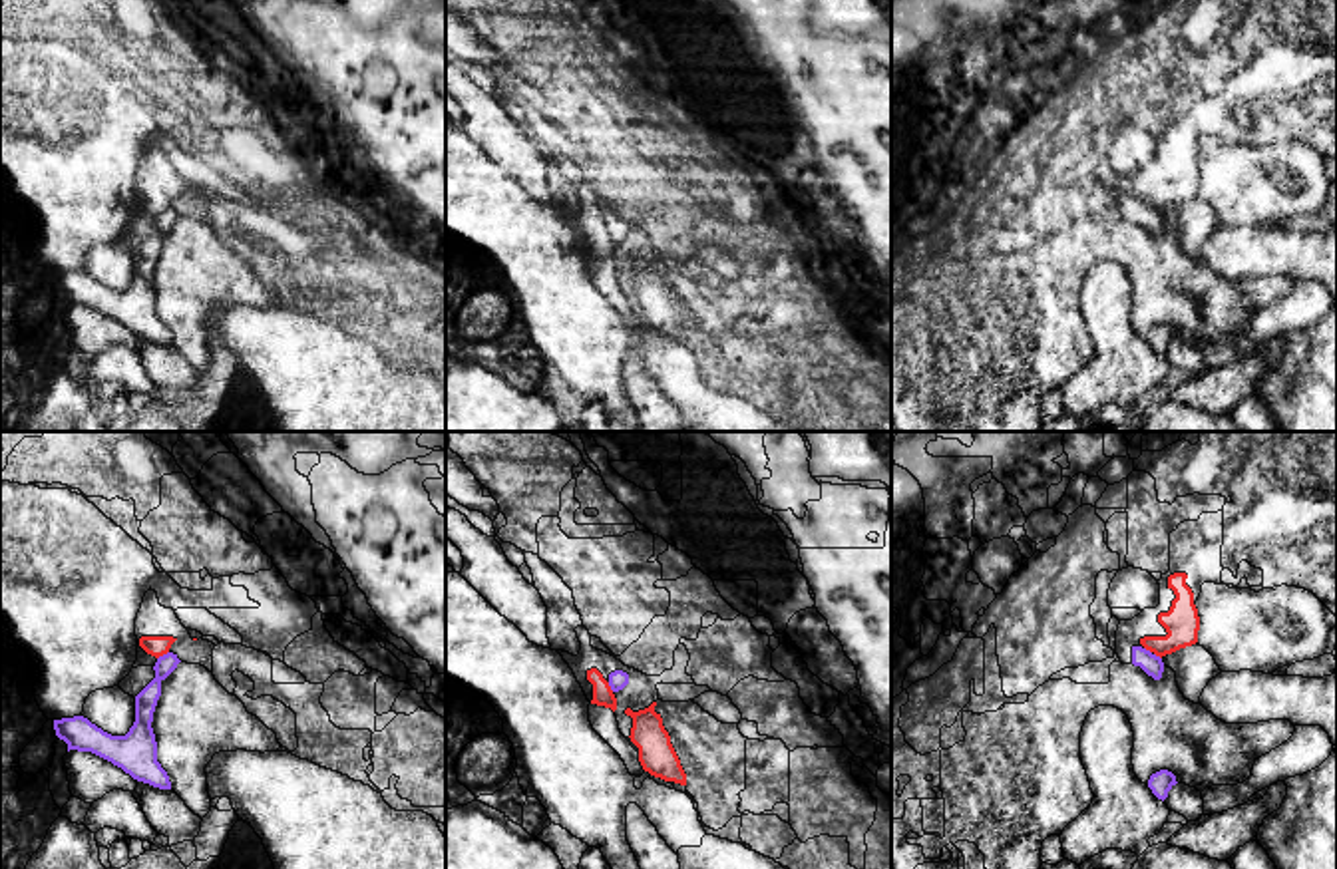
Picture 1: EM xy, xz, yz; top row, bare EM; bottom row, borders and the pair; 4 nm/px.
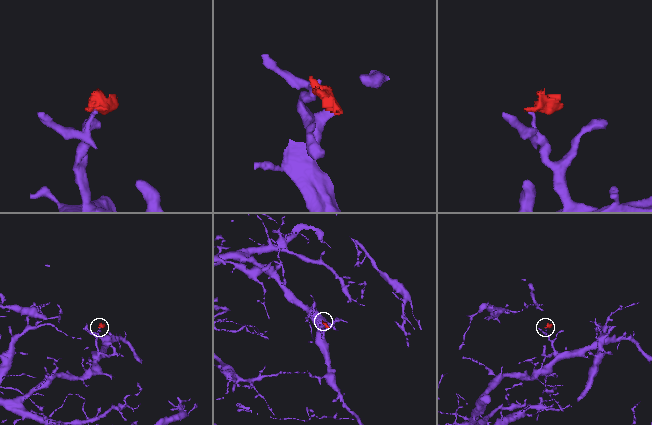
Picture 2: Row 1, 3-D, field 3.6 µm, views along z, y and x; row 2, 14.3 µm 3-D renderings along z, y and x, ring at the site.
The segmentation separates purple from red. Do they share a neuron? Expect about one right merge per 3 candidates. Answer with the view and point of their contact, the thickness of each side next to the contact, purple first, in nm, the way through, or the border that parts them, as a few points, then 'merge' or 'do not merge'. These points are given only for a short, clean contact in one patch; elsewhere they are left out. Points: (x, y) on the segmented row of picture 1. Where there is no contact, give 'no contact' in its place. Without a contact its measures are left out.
xy (164, 655) | 90/80 nm | along xy (168, 651), (158, 659) | do not merge

